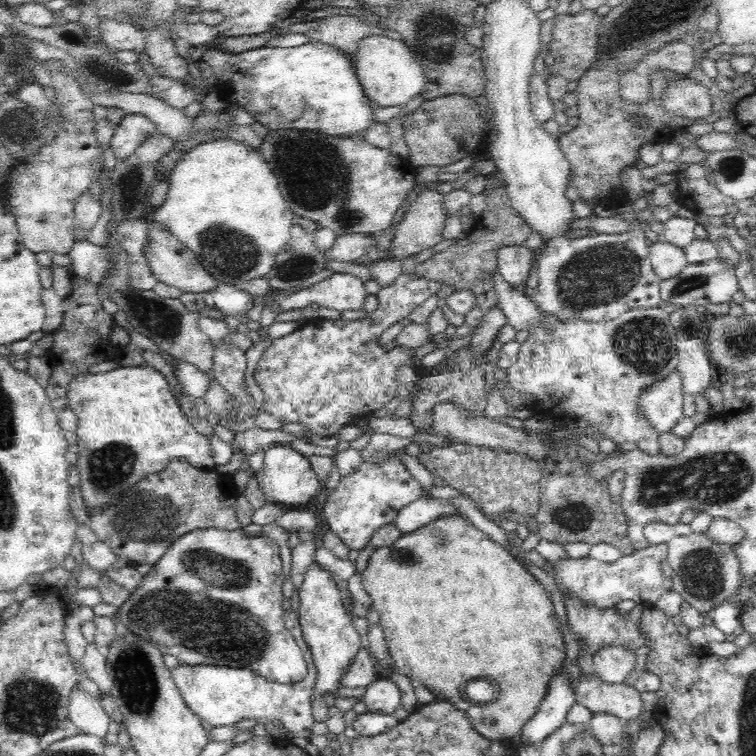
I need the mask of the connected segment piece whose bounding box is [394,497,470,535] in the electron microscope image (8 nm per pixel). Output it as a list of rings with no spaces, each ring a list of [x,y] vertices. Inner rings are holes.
[[[420,497],[404,508],[398,514],[394,523],[402,534],[407,535],[440,517],[456,516],[464,517],[464,520],[470,521],[468,514],[463,514],[463,511],[459,510],[459,507],[456,507],[449,500],[434,497],[428,499],[426,497]]]

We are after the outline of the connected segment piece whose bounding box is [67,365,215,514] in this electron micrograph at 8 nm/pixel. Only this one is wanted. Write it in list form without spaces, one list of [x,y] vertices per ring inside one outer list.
[[[139,365],[121,366],[105,373],[86,372],[79,375],[68,386],[67,397],[77,416],[78,451],[72,462],[79,470],[79,486],[88,514],[92,507],[107,505],[145,475],[164,470],[174,460],[183,460],[192,466],[208,469],[215,465],[208,436],[198,433],[188,422],[160,371]]]

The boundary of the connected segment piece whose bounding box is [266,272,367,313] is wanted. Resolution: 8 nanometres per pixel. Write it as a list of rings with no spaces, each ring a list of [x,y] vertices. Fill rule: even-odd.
[[[334,273],[312,286],[294,291],[289,295],[270,297],[268,303],[279,304],[279,313],[304,309],[310,304],[319,304],[324,308],[334,308],[341,313],[344,310],[360,310],[366,298],[364,281],[356,275],[348,273]]]

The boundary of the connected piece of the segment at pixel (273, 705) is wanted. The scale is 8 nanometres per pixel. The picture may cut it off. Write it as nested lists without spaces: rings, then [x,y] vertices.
[[[286,611],[284,621],[287,631],[291,633],[301,649],[307,665],[307,673],[302,680],[290,684],[280,684],[256,675],[254,671],[247,668],[194,666],[180,663],[176,668],[171,668],[171,675],[175,685],[179,687],[179,693],[188,709],[214,728],[233,726],[240,720],[252,719],[263,725],[266,724],[268,733],[276,740],[282,739],[288,742],[294,737],[309,739],[313,734],[312,728],[316,722],[311,710],[310,698],[313,694],[314,684],[316,684],[317,670],[304,636],[300,633],[300,622],[295,612]]]

